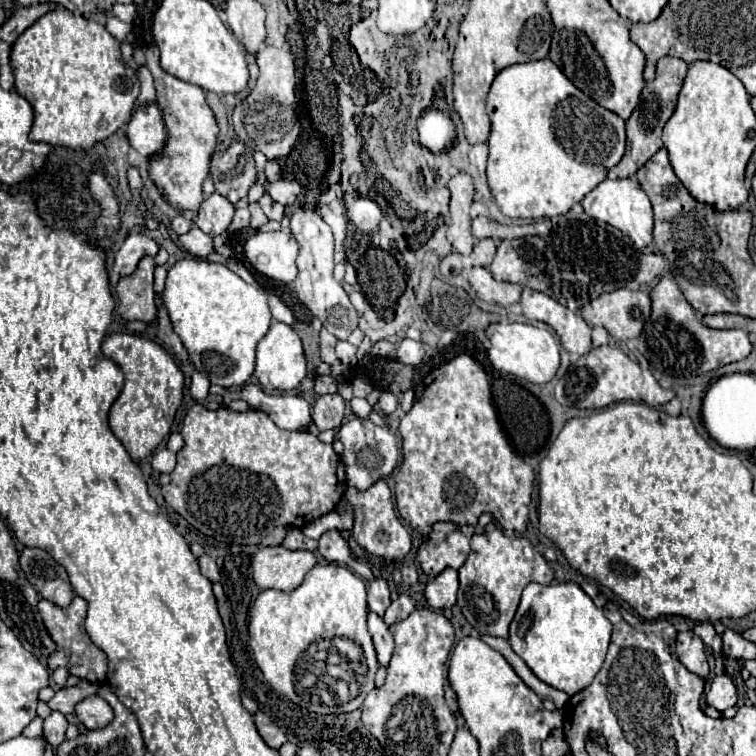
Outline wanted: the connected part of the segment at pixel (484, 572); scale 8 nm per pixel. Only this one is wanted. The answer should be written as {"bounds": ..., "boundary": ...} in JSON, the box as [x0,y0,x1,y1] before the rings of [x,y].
{"bounds":[457,523,553,637],"boundary":[[[489,523],[485,533],[475,533],[471,537],[471,553],[459,569],[457,605],[477,633],[507,637],[509,623],[513,621],[521,599],[521,591],[531,581],[543,585],[553,581],[553,569],[547,565],[545,557],[527,539],[507,537],[495,523]]]}

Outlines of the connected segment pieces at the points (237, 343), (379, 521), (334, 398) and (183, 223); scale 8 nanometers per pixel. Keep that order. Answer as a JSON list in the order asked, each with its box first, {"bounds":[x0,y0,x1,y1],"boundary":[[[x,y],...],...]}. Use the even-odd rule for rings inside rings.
[{"bounds":[163,257,271,387],"boundary":[[[183,257],[167,269],[163,303],[191,363],[213,385],[241,387],[255,369],[255,347],[271,325],[267,292],[245,282],[223,263]]]},{"bounds":[345,479,411,563],"boundary":[[[383,479],[373,483],[365,491],[357,491],[355,487],[347,487],[345,499],[349,499],[349,505],[353,507],[355,513],[355,525],[353,525],[353,539],[371,555],[385,559],[387,563],[391,561],[401,561],[409,551],[411,551],[411,535],[407,529],[401,525],[401,521],[395,517],[393,501],[391,501],[391,491]]]},{"bounds":[313,393,345,431],"boundary":[[[339,393],[335,395],[319,395],[313,407],[313,423],[317,425],[319,431],[325,429],[339,429],[345,413],[345,401],[341,399]]]},{"bounds":[171,215,191,235],"boundary":[[[175,215],[173,219],[171,219],[171,229],[177,233],[177,235],[183,235],[183,233],[187,233],[189,229],[191,229],[191,221],[189,219],[185,219],[183,215]]]}]

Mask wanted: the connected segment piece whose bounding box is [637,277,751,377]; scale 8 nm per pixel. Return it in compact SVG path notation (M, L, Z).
M661 277L651 289L651 317L645 321L637 349L657 371L673 377L693 377L745 359L751 353L751 341L743 329L721 331L705 327L695 309L683 297L675 279Z

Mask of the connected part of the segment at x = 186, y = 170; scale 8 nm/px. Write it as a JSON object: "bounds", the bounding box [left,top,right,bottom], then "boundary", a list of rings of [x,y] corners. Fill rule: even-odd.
{"bounds":[145,47,219,215],"boundary":[[[147,47],[145,59],[155,79],[157,105],[163,113],[163,123],[167,129],[165,147],[149,159],[149,177],[153,179],[157,189],[161,189],[163,197],[171,207],[197,215],[203,201],[203,181],[209,175],[209,161],[215,151],[215,141],[219,133],[217,119],[213,109],[207,105],[205,91],[201,87],[177,79],[161,69],[157,47]]]}

